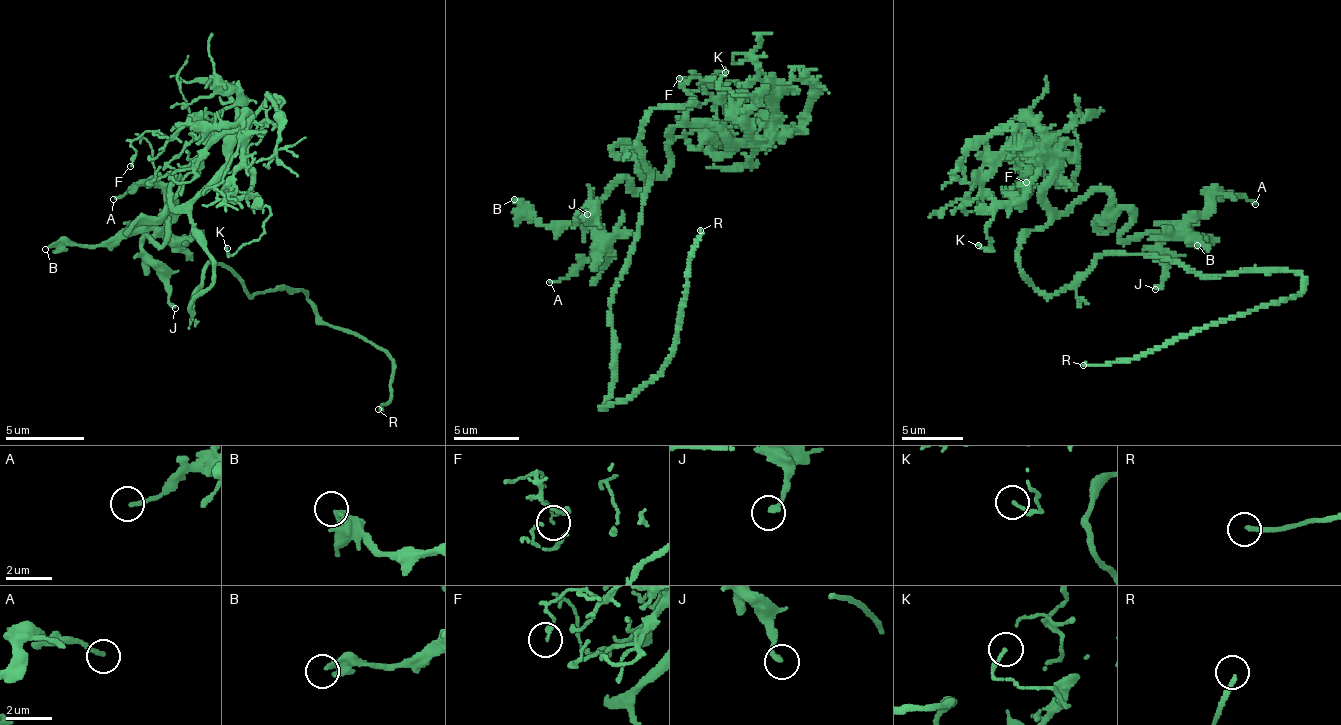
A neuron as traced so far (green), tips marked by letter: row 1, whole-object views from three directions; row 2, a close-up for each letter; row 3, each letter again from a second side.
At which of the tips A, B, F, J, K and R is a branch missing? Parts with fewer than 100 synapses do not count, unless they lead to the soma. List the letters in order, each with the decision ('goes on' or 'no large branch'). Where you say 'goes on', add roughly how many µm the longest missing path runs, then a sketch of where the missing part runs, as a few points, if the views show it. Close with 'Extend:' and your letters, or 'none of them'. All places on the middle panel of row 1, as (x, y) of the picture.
A: no large branch
B: no large branch
F: no large branch
J: no large branch
K: no large branch
R: goes on; about 10 µm are missing; missing branch runs (700, 230), (717, 217), (746, 174), (739, 141), (734, 138)
Extend: R

